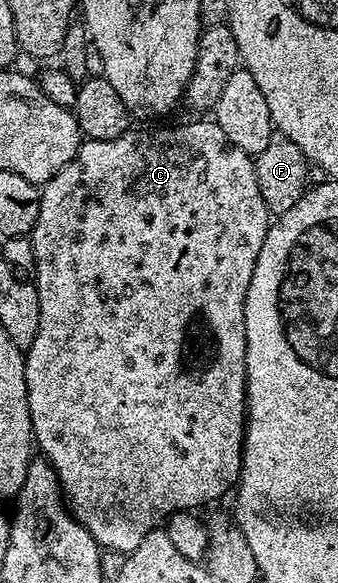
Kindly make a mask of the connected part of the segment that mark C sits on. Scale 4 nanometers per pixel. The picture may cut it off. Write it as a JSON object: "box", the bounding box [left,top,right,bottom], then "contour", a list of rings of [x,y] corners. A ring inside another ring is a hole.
{"box":[24,117,270,553],"contour":[[[196,117],[196,120],[194,120],[194,121],[193,121],[193,123],[180,123],[180,124],[178,124],[178,125],[177,125],[177,127],[156,127],[156,128],[154,128],[154,129],[153,129],[153,131],[136,131],[136,129],[130,129],[130,130],[129,130],[129,131],[127,131],[127,132],[126,132],[126,133],[125,133],[125,134],[124,134],[124,135],[123,135],[123,136],[122,136],[122,137],[114,137],[114,138],[113,138],[113,139],[111,139],[111,140],[110,140],[110,141],[98,141],[98,140],[97,140],[97,139],[84,139],[84,140],[83,140],[83,142],[81,142],[81,145],[80,145],[80,148],[79,148],[79,149],[78,149],[78,153],[77,153],[77,154],[76,154],[76,156],[74,156],[74,158],[72,158],[72,160],[71,160],[71,161],[69,161],[69,163],[67,163],[67,165],[66,165],[66,166],[64,166],[64,168],[62,168],[62,170],[61,170],[61,171],[60,171],[60,172],[59,172],[59,173],[57,173],[57,174],[56,174],[56,176],[54,176],[54,177],[53,177],[53,179],[51,179],[51,181],[49,181],[49,183],[46,183],[46,184],[43,184],[43,187],[42,187],[42,190],[41,190],[41,192],[40,192],[40,208],[39,208],[39,209],[38,209],[38,221],[37,221],[37,222],[36,222],[36,224],[35,224],[35,225],[34,225],[34,229],[33,229],[33,230],[32,230],[32,234],[31,234],[31,236],[30,236],[30,238],[31,238],[31,240],[32,240],[32,244],[33,244],[33,245],[34,245],[34,261],[35,261],[35,262],[36,262],[36,274],[35,274],[35,276],[34,276],[34,282],[35,282],[35,284],[36,284],[36,292],[37,292],[37,293],[38,293],[38,305],[39,305],[39,306],[40,306],[40,316],[39,316],[39,317],[38,317],[38,337],[34,337],[34,345],[30,345],[30,346],[29,346],[29,347],[28,347],[28,349],[27,349],[27,352],[26,352],[26,354],[25,354],[25,356],[24,356],[24,368],[25,368],[25,369],[26,369],[26,393],[27,393],[27,394],[28,394],[28,404],[29,404],[29,405],[30,405],[30,421],[31,421],[31,422],[32,422],[32,438],[33,438],[33,440],[34,440],[34,443],[35,443],[35,446],[36,446],[36,447],[37,447],[37,448],[38,448],[38,451],[39,451],[39,454],[40,454],[40,455],[41,455],[41,456],[43,456],[43,458],[45,458],[45,459],[47,459],[47,460],[48,460],[48,462],[49,462],[49,463],[51,463],[51,465],[52,465],[52,467],[53,467],[53,469],[54,469],[54,470],[56,470],[56,475],[57,475],[57,476],[58,476],[58,477],[59,477],[59,479],[60,479],[60,486],[61,486],[61,488],[62,488],[62,490],[63,490],[63,492],[64,492],[64,494],[65,494],[65,496],[66,496],[66,499],[67,499],[67,502],[68,502],[68,503],[69,503],[69,504],[70,504],[70,510],[71,510],[71,512],[72,512],[72,514],[73,514],[73,515],[75,515],[75,517],[76,517],[76,519],[77,519],[77,521],[78,521],[78,522],[80,522],[80,524],[82,524],[82,526],[83,526],[83,527],[86,527],[86,528],[88,528],[88,532],[90,532],[90,534],[92,534],[92,536],[93,536],[93,537],[94,537],[94,541],[95,541],[95,542],[96,542],[96,543],[99,543],[99,544],[100,544],[100,546],[101,546],[101,548],[104,548],[104,549],[105,549],[105,548],[108,548],[108,549],[110,549],[110,550],[116,550],[116,551],[120,551],[120,552],[125,552],[125,553],[127,553],[127,552],[129,552],[129,551],[132,551],[132,550],[133,550],[133,549],[135,549],[135,548],[136,548],[136,546],[137,546],[137,545],[138,545],[138,541],[142,541],[142,537],[146,537],[146,533],[150,533],[150,532],[151,532],[151,531],[153,531],[153,530],[154,530],[154,529],[156,529],[156,528],[159,528],[159,527],[160,527],[160,526],[161,526],[161,524],[163,524],[163,523],[164,523],[164,522],[165,522],[165,521],[167,521],[167,520],[168,520],[168,518],[170,518],[170,516],[171,516],[171,515],[173,515],[173,514],[174,514],[174,512],[176,512],[176,511],[192,511],[192,510],[193,510],[193,509],[200,509],[200,508],[196,508],[196,507],[200,507],[200,506],[202,506],[202,505],[203,505],[203,503],[212,503],[212,502],[214,502],[214,501],[215,501],[215,499],[216,499],[216,498],[218,498],[218,497],[219,497],[219,495],[224,495],[224,494],[226,494],[226,493],[227,493],[227,491],[228,491],[228,490],[229,490],[229,491],[228,491],[228,494],[229,494],[229,492],[231,492],[231,491],[232,491],[232,490],[233,490],[233,488],[235,488],[235,487],[236,487],[236,486],[237,486],[237,484],[239,484],[239,481],[240,481],[240,466],[241,466],[241,465],[242,465],[242,457],[243,457],[243,456],[244,456],[244,425],[245,425],[245,422],[246,422],[246,404],[247,404],[247,402],[248,402],[248,390],[247,390],[247,389],[246,389],[246,321],[245,321],[245,320],[244,320],[244,306],[245,306],[245,305],[246,305],[246,289],[250,289],[250,277],[254,277],[254,261],[258,261],[258,252],[260,252],[260,250],[261,250],[261,249],[262,249],[262,241],[266,241],[266,233],[267,233],[267,232],[268,232],[268,229],[269,229],[269,226],[270,226],[270,216],[269,216],[269,213],[268,213],[268,210],[267,210],[267,209],[266,209],[266,201],[262,201],[262,193],[258,193],[258,177],[257,177],[257,176],[256,176],[256,165],[255,165],[255,162],[254,162],[254,159],[253,159],[253,156],[250,156],[250,155],[248,155],[248,154],[247,154],[247,153],[246,153],[246,152],[244,152],[244,151],[243,151],[243,150],[242,150],[242,149],[238,149],[238,145],[234,145],[234,144],[233,144],[233,143],[232,143],[232,142],[231,142],[231,141],[230,141],[230,137],[226,137],[226,133],[222,133],[222,129],[221,129],[221,128],[220,128],[220,127],[219,127],[219,126],[218,126],[218,125],[217,125],[217,124],[216,124],[216,123],[215,123],[215,121],[213,121],[213,120],[212,120],[212,119],[211,119],[211,118],[208,118],[208,119],[204,119],[204,118],[208,118],[208,117]]]}

